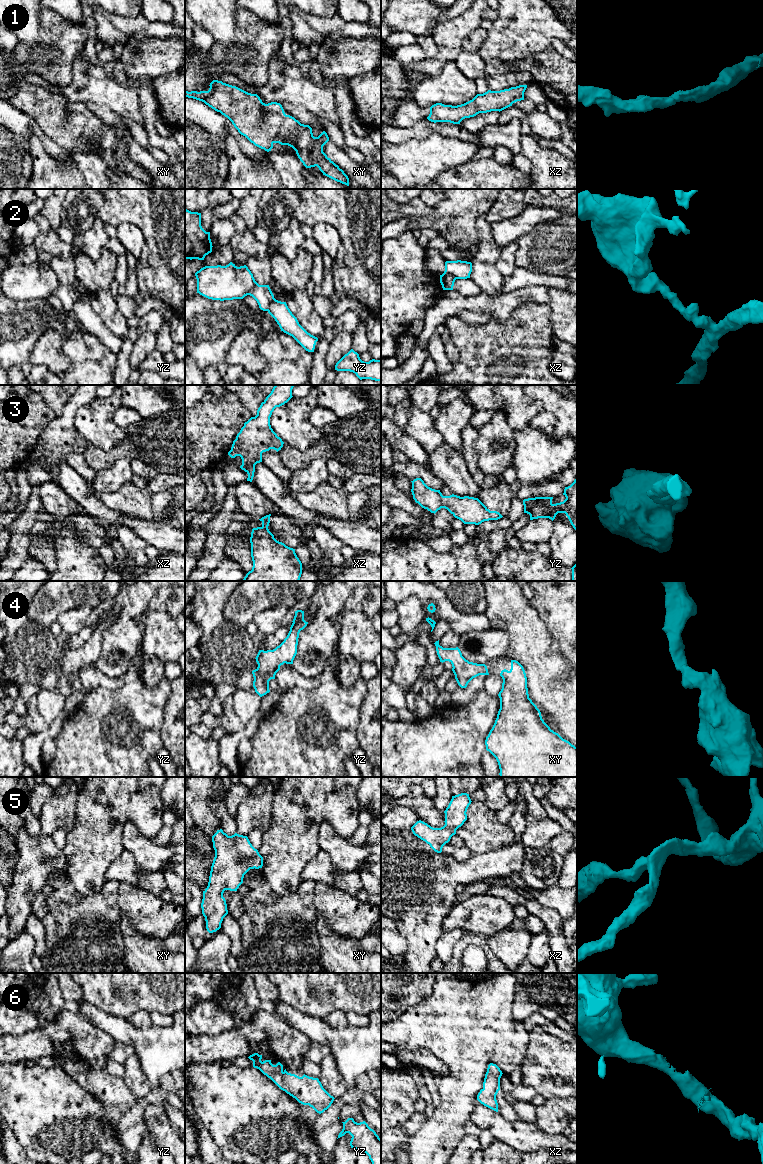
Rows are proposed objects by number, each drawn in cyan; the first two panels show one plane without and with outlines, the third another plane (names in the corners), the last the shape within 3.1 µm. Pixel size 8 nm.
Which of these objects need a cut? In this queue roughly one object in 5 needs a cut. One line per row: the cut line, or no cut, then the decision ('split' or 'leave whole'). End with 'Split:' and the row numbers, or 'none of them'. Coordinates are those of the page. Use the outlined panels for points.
1: no cut; leave whole
2: cut in xz along (444, 272), (452, 275), (455, 279); split
3: no cut; leave whole
4: no cut; leave whole
5: no cut; leave whole
6: no cut; leave whole
Split: 2

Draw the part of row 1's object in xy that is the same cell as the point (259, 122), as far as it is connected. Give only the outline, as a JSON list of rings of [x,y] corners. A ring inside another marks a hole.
[[[213,80],[208,91],[185,91],[185,97],[204,102],[217,112],[227,117],[238,132],[245,136],[255,146],[269,152],[274,143],[292,147],[306,168],[317,166],[323,175],[349,186],[349,178],[323,152],[323,146],[329,141],[329,137],[323,131],[318,137],[314,137],[309,125],[301,124],[290,115],[286,115],[280,103],[271,102],[265,104],[257,94],[248,93],[236,86],[222,81]]]

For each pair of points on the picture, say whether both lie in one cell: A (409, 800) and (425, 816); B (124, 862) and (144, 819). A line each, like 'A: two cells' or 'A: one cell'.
A: one cell
B: two cells

